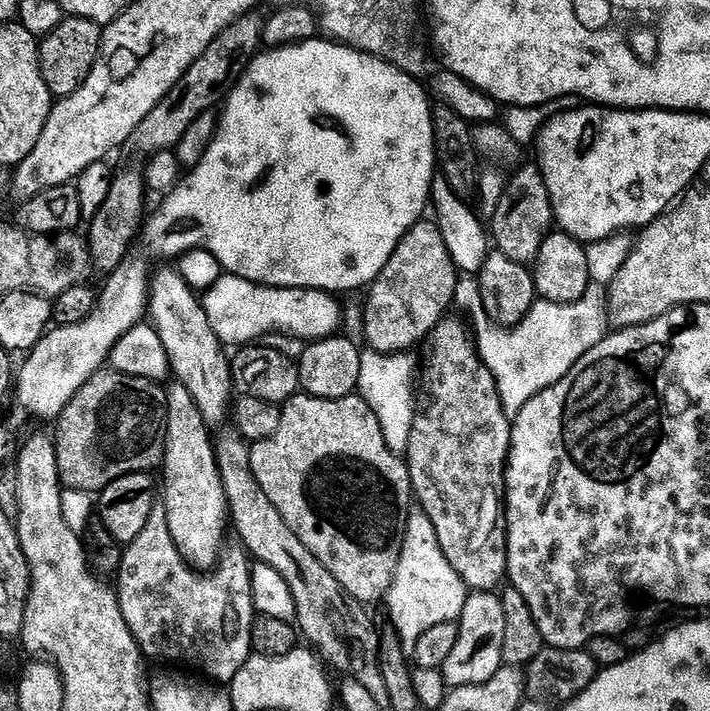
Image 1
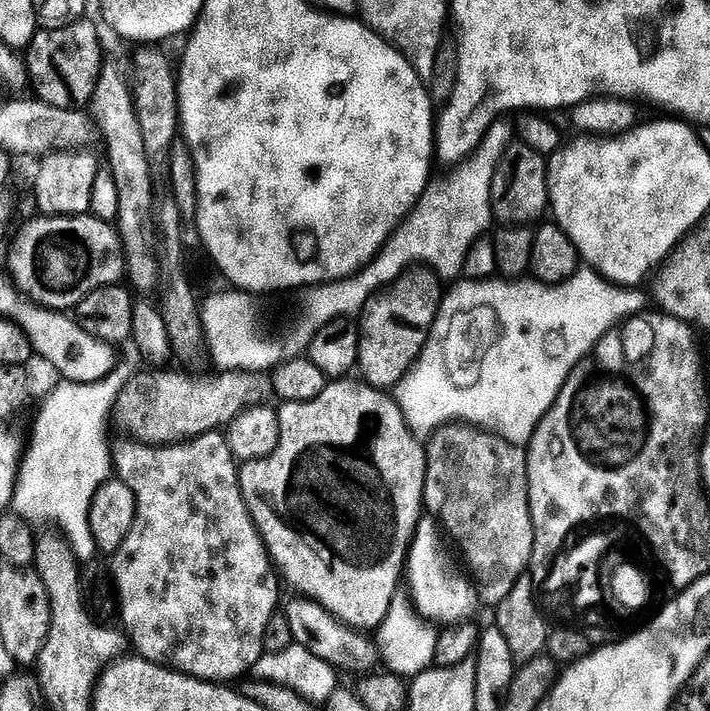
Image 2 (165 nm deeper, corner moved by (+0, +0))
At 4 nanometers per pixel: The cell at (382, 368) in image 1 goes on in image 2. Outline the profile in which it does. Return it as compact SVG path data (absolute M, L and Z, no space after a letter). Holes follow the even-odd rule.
M587 266L577 268L564 284L492 283L464 278L453 283L449 292L447 289L443 293L420 359L394 389L395 403L413 433L420 434L423 428L432 430L445 422L456 421L485 432L495 432L509 444L519 445L519 440L526 439L541 427L566 378L583 361L580 359L588 351L591 353L596 343L617 326L645 311L644 300L636 293L638 291L614 284L595 268Z

